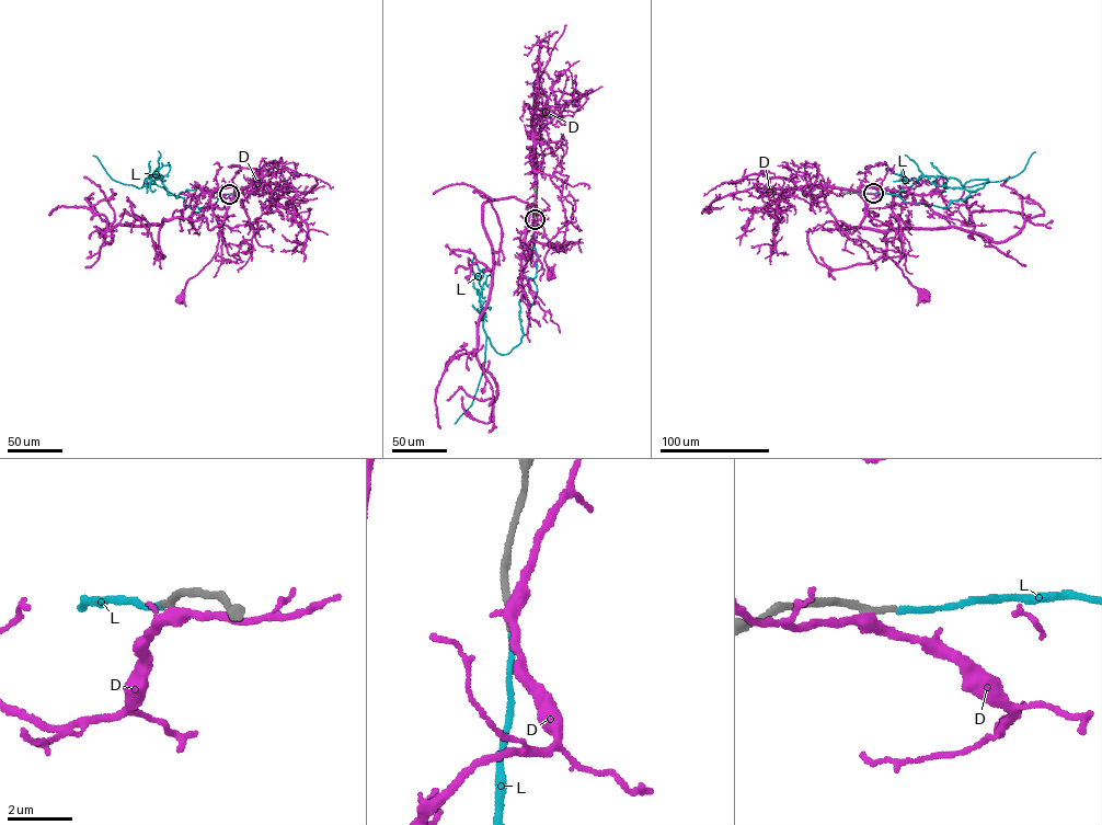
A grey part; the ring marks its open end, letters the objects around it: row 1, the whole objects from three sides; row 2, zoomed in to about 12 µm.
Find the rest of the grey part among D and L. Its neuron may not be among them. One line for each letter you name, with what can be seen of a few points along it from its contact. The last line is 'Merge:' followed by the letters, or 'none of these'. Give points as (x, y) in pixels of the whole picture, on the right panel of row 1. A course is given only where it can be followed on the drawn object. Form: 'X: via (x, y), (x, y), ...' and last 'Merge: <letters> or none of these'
L: via (873, 193), (945, 207), (988, 180), (971, 180), (964, 185), (1014, 176), (1035, 151)
Merge: L

